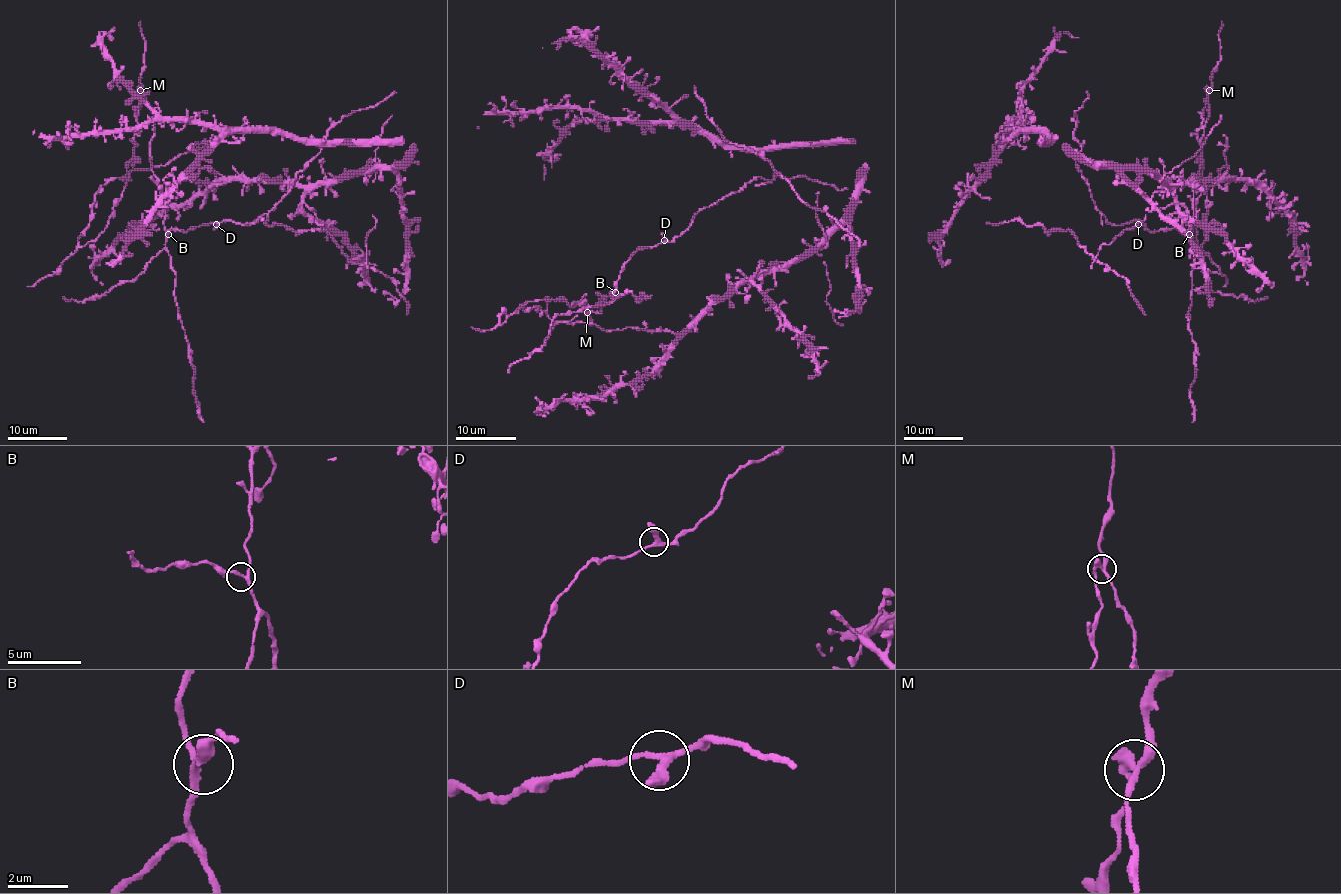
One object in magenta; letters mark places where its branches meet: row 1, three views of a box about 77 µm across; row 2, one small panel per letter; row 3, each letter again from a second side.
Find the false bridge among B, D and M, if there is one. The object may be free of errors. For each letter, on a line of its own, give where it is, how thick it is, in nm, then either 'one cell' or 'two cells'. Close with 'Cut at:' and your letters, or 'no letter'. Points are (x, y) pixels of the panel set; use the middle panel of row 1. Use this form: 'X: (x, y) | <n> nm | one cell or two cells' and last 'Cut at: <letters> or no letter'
B: (615, 292) | 200 nm | one cell
D: (664, 240) | 200 nm | one cell
M: (587, 312) | 280 nm | two cells
Cut at: M

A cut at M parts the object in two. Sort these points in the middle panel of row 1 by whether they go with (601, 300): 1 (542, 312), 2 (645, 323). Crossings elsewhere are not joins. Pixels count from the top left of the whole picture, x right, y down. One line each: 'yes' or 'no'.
1: no
2: no

